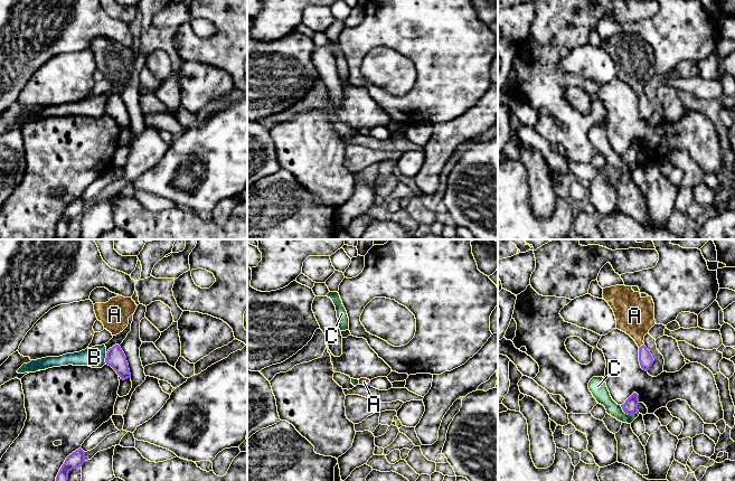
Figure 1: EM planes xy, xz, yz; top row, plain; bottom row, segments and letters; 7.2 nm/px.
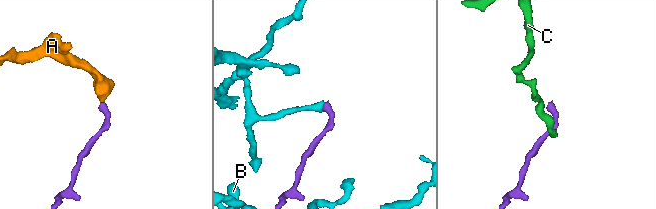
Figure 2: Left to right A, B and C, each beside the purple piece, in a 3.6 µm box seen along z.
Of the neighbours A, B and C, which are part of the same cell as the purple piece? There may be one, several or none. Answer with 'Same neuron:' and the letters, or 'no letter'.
Same neuron: A

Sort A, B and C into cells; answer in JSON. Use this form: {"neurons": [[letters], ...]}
{"neurons": [["A"], ["B"], ["C"]]}

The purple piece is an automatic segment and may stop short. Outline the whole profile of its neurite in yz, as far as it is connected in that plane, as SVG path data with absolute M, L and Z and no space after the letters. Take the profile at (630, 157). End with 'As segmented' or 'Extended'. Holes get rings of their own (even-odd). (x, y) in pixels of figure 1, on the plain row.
M633 142L624 153L621 154L623 161L628 164L638 163L638 154L639 154L639 144Z. As segmented

